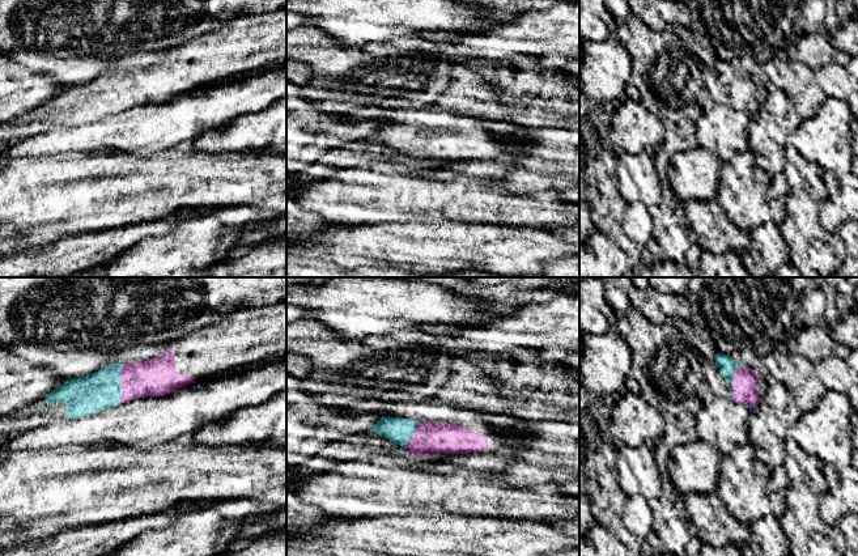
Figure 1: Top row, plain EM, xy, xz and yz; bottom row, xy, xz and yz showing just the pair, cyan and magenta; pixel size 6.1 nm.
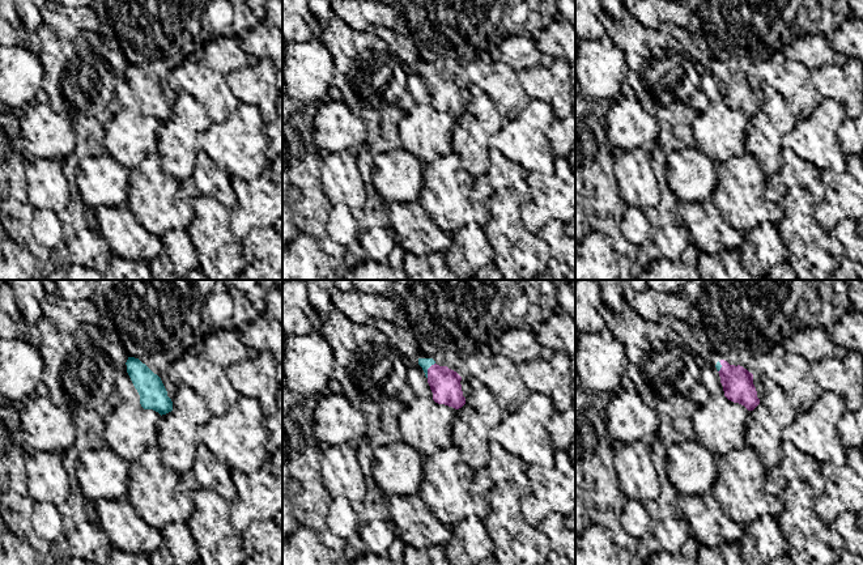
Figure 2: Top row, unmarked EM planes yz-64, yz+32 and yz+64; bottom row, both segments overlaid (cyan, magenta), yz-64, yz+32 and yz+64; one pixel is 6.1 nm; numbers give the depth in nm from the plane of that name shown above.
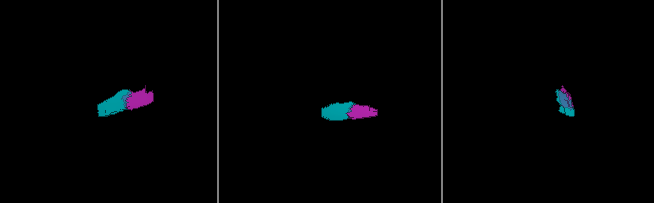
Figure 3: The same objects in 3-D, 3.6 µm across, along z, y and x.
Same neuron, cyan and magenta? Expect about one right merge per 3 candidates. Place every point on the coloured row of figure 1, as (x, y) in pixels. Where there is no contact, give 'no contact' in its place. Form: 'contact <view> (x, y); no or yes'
contact xy (119, 383); yes

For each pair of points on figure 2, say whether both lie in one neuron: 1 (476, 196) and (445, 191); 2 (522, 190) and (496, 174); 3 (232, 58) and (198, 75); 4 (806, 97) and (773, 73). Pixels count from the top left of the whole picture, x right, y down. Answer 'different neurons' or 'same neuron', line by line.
1: different neurons
2: same neuron
3: different neurons
4: same neuron

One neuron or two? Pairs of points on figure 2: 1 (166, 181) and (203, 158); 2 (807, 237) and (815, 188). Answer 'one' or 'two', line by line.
1: two
2: two

